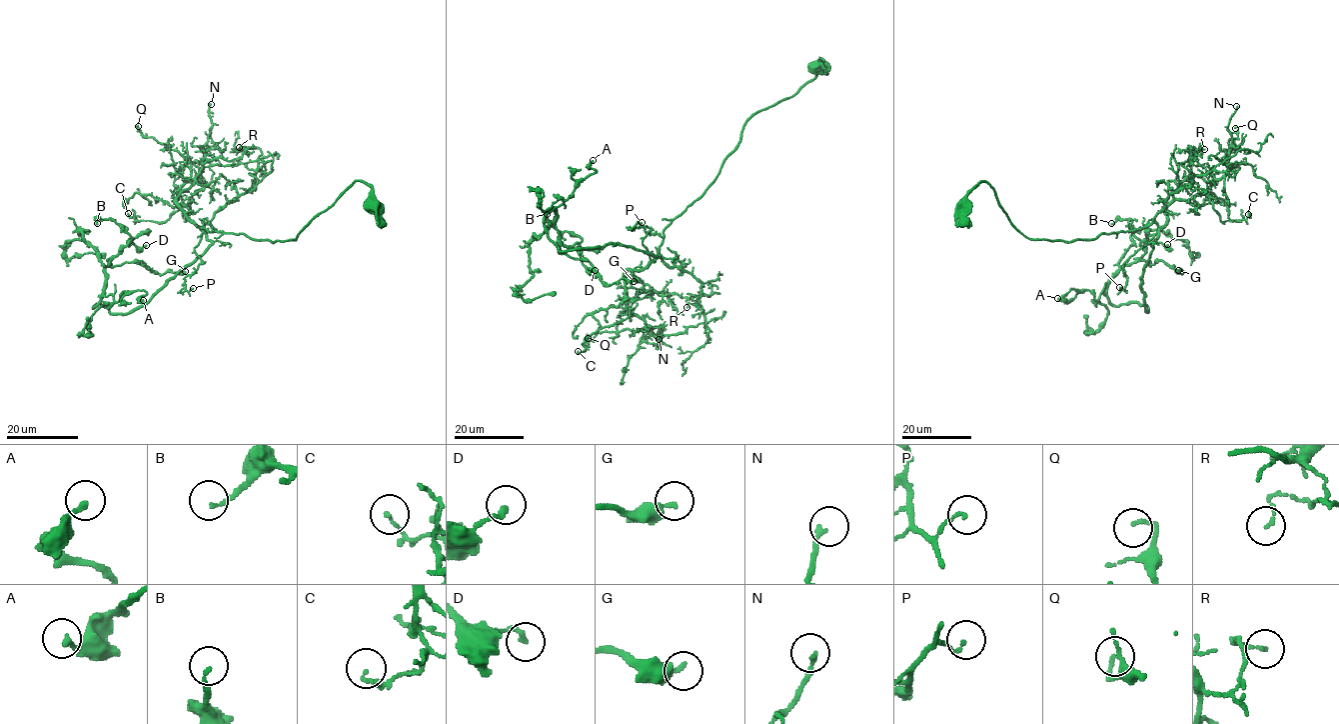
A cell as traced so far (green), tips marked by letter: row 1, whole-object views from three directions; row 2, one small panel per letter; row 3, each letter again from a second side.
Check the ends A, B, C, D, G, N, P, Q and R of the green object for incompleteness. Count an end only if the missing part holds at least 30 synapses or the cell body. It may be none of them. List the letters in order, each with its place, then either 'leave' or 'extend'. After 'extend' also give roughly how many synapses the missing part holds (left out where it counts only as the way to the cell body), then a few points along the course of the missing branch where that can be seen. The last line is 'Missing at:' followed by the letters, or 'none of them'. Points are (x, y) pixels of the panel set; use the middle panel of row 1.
A: place (593, 160); leave
B: place (547, 214); leave
C: place (578, 351); leave
D: place (595, 270); leave
G: place (634, 281); leave
N: place (659, 339); leave
P: place (642, 222); leave
Q: place (588, 338); leave
R: place (686, 307); leave
Missing at: none of them

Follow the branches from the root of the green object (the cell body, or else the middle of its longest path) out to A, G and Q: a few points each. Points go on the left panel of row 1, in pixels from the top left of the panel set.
A: (371, 202), (356, 180), (283, 241), (207, 222), (211, 245), (144, 304), (93, 308), (124, 291), (143, 300)
G: (371, 202), (356, 180), (283, 241), (207, 222), (211, 245), (144, 304), (93, 308), (109, 262), (185, 271)
Q: (371, 202), (372, 189), (356, 180), (283, 241), (198, 227), (176, 200), (198, 168), (138, 126)

